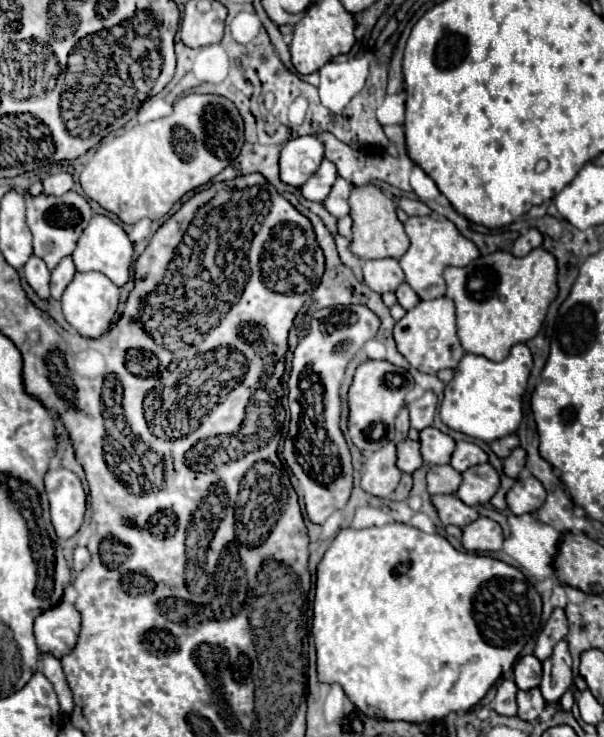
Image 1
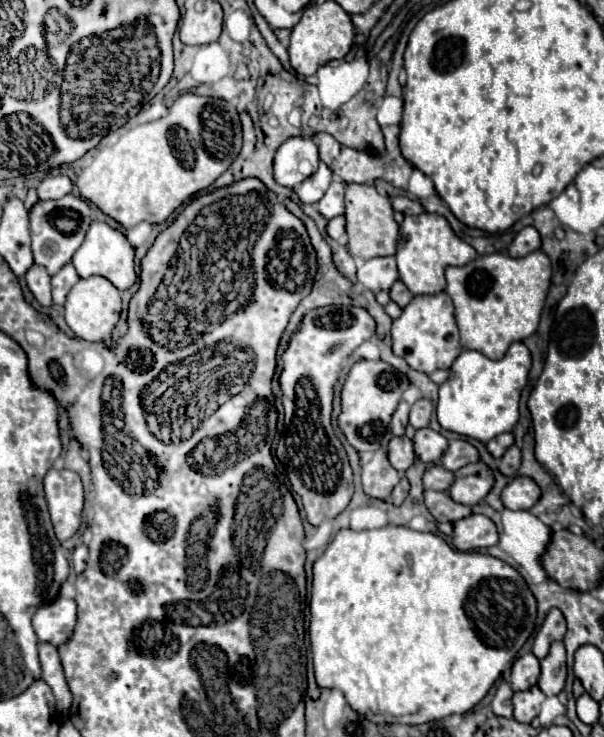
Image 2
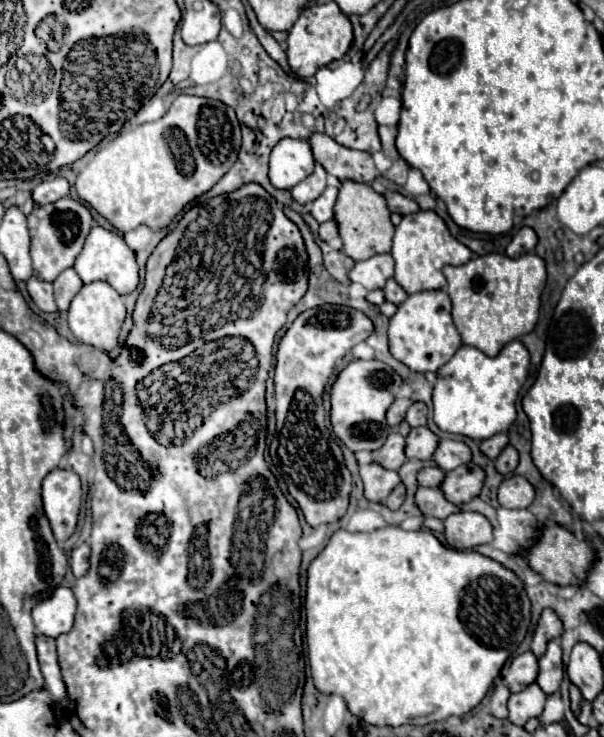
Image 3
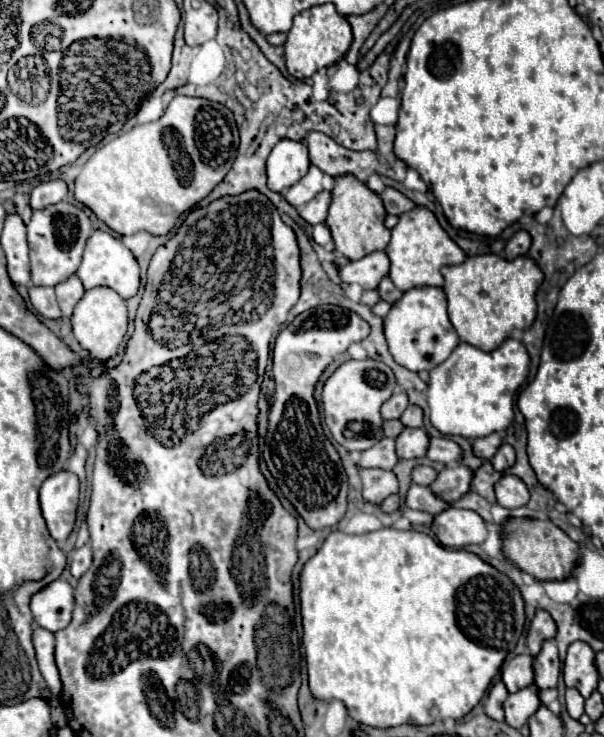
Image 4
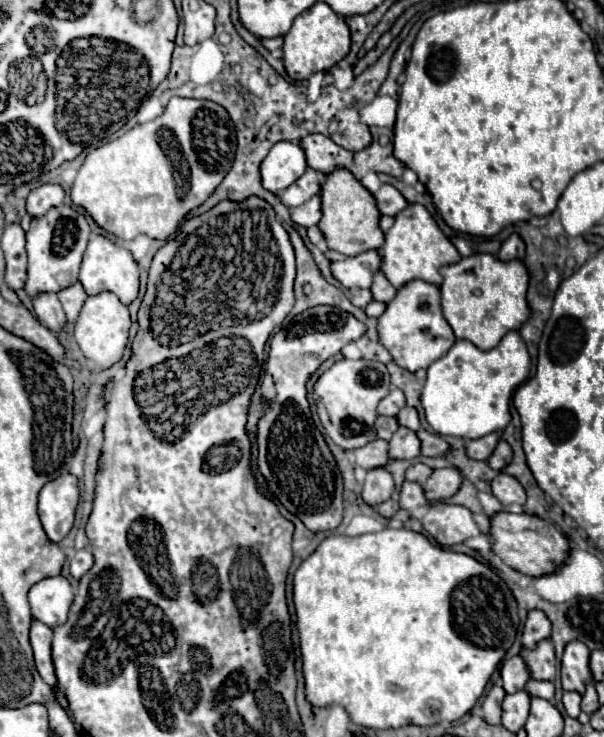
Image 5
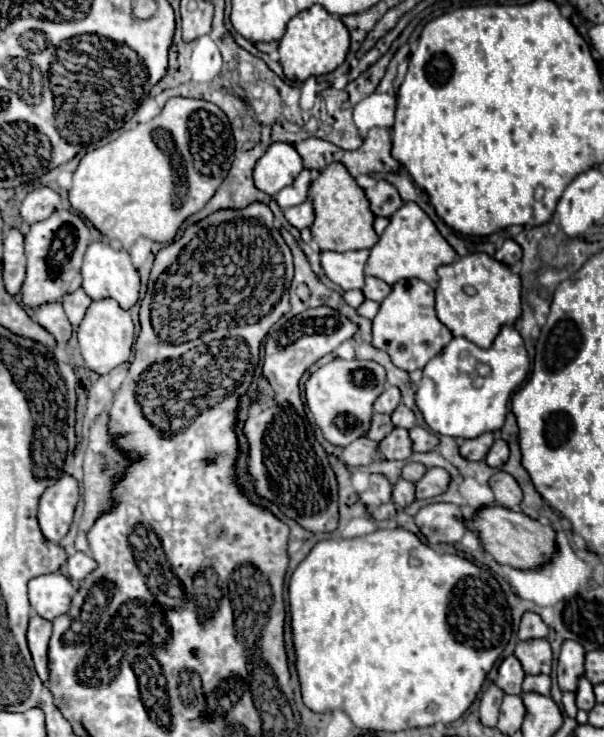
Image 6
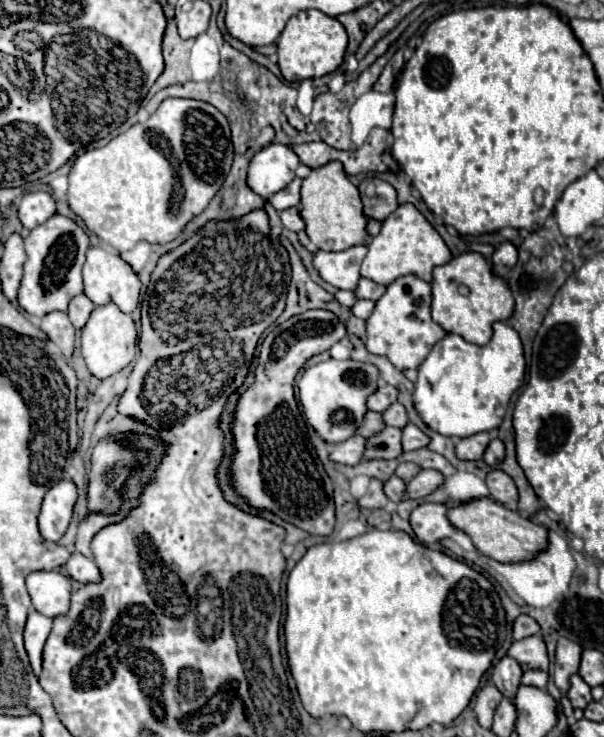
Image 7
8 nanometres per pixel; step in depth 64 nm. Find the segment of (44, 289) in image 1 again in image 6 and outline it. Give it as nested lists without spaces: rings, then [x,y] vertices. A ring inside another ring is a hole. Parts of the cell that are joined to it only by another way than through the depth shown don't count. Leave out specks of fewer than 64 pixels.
[[[52,302],[52,304],[42,304],[36,308],[36,322],[46,328],[58,344],[66,344],[70,334],[72,334],[72,326],[68,322],[68,318],[64,316],[64,308],[60,302]]]

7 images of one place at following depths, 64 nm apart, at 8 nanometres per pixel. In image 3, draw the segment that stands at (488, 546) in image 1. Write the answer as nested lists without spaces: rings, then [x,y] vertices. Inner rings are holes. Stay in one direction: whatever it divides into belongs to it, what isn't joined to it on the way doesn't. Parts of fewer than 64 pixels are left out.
[[[458,512],[444,520],[446,542],[456,550],[470,550],[478,544],[488,544],[492,540],[492,524],[484,514],[478,512]]]

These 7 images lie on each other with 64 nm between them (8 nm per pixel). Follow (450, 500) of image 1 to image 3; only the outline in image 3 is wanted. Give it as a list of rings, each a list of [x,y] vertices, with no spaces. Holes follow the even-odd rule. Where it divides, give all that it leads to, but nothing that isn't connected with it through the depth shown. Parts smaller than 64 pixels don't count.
[[[418,488],[416,504],[424,514],[440,520],[446,520],[450,514],[460,512],[460,506],[448,502],[440,488]]]

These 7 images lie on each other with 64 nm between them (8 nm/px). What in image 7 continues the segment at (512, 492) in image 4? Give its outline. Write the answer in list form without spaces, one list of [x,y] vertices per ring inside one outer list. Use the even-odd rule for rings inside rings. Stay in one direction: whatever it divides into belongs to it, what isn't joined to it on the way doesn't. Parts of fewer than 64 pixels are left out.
[[[492,470],[488,476],[486,476],[486,484],[490,488],[490,496],[492,500],[504,504],[504,506],[512,506],[518,502],[518,490],[516,490],[516,484],[514,480],[502,472],[502,470]]]

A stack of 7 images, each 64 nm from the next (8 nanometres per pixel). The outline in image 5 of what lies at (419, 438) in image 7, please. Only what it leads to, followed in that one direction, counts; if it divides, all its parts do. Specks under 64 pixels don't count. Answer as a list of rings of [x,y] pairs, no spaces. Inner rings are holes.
[[[420,430],[418,436],[422,442],[422,454],[424,456],[446,456],[450,452],[450,444],[442,436],[430,434],[426,430]]]

